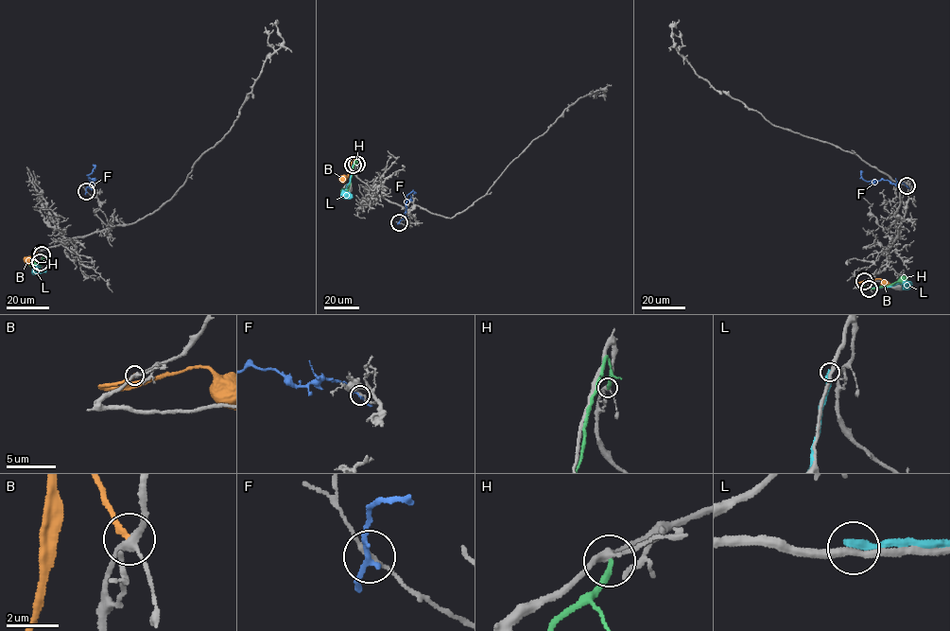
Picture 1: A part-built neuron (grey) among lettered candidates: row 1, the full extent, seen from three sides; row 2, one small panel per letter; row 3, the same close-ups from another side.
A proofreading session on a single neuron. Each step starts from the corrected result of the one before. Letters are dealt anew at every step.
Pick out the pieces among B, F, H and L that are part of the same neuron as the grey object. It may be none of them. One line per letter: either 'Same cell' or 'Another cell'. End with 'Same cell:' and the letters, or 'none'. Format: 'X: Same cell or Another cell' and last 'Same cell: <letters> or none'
B: Another cell
F: Another cell
H: Another cell
L: Another cell
Same cell: none

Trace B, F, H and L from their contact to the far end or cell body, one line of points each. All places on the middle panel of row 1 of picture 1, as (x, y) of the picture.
B: (355, 164), (352, 157), (348, 176), (340, 180)
F: (399, 222), (405, 215), (407, 195), (413, 191), (413, 194)
H: (356, 164), (355, 159), (349, 186), (342, 196)
L: (353, 165), (345, 190), (351, 198)

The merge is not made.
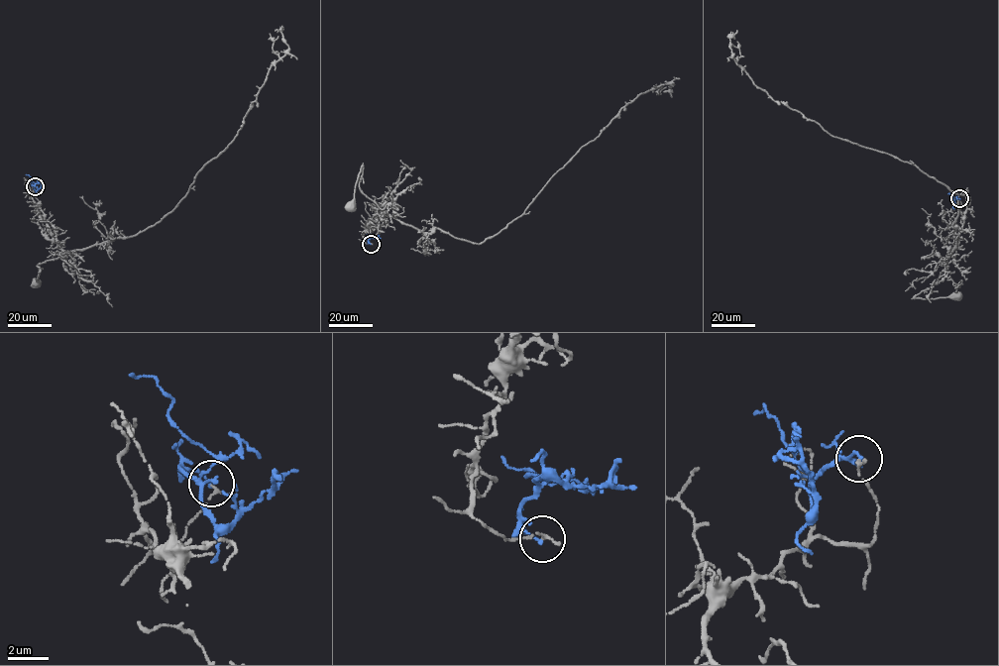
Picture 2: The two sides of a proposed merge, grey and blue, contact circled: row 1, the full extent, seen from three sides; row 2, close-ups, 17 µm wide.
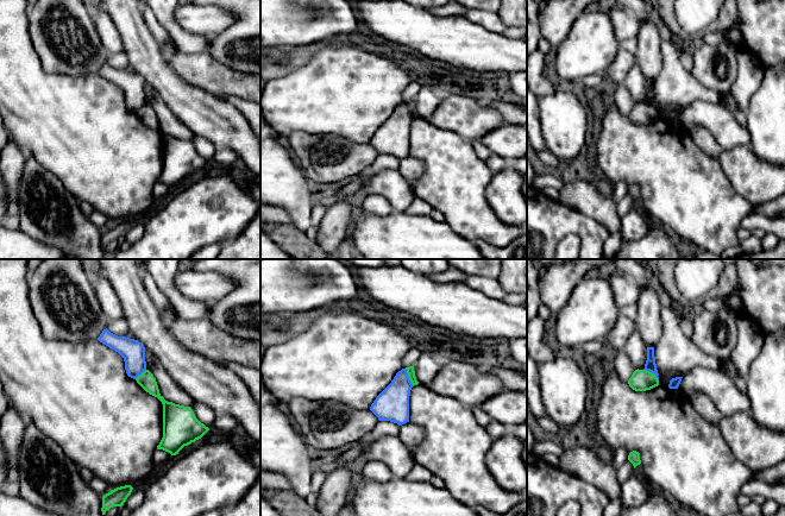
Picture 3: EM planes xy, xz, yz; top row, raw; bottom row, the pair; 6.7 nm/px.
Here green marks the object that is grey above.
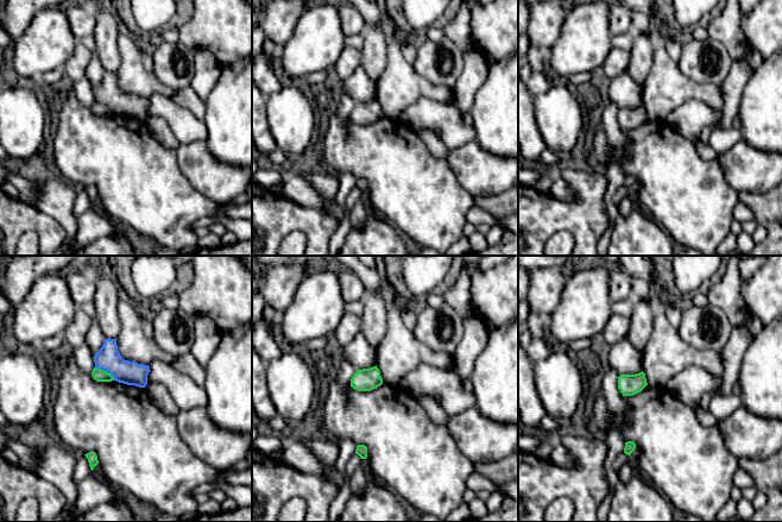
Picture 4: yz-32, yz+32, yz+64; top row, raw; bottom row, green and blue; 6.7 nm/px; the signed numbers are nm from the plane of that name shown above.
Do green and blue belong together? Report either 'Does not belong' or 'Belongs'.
Does not belong

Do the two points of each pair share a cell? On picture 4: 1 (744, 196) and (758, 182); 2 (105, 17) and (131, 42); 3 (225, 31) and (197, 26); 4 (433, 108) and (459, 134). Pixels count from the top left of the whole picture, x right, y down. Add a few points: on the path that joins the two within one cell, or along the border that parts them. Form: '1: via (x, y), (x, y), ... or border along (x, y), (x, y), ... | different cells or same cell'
1: border along (769, 189), (763, 192), (740, 192), (738, 194) | different cells
2: border along (118, 35), (119, 63) | different cells
3: via (218, 27), (205, 27) | same cell
4: via (439, 114), (453, 129) | same cell

